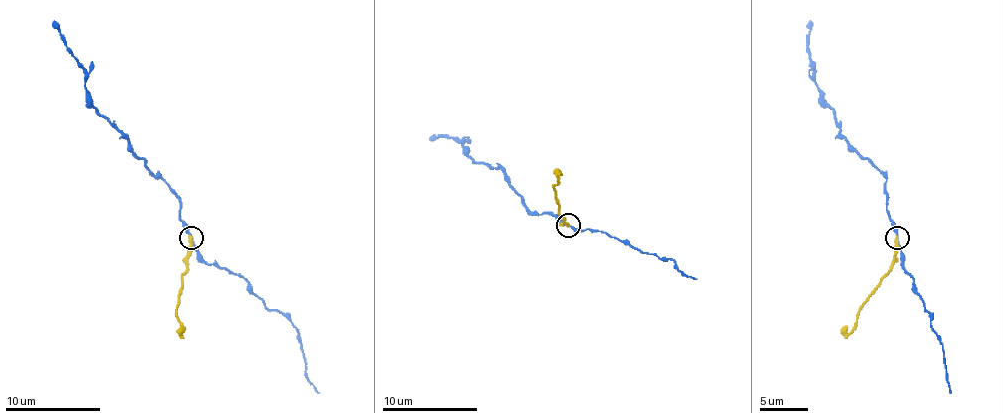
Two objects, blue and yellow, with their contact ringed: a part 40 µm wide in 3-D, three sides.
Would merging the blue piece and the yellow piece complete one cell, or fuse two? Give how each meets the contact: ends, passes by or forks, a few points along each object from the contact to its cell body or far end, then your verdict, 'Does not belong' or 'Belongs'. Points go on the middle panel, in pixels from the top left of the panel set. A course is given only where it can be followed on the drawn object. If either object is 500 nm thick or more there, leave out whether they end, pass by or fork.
At the ring blue passes by. At the ring yellow ends. Course of blue: (568, 224), (556, 215), (537, 215), (499, 167), (475, 162), (456, 139), (430, 139). Course of yellow: (568, 224), (564, 220), (554, 191), (559, 170). Does not belong

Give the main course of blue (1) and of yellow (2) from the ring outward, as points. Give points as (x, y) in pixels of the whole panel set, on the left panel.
1: (191, 238), (189, 229), (179, 217), (179, 198), (89, 102), (79, 62), (65, 45), (53, 21)
2: (191, 238), (177, 305), (179, 333), (182, 326)

